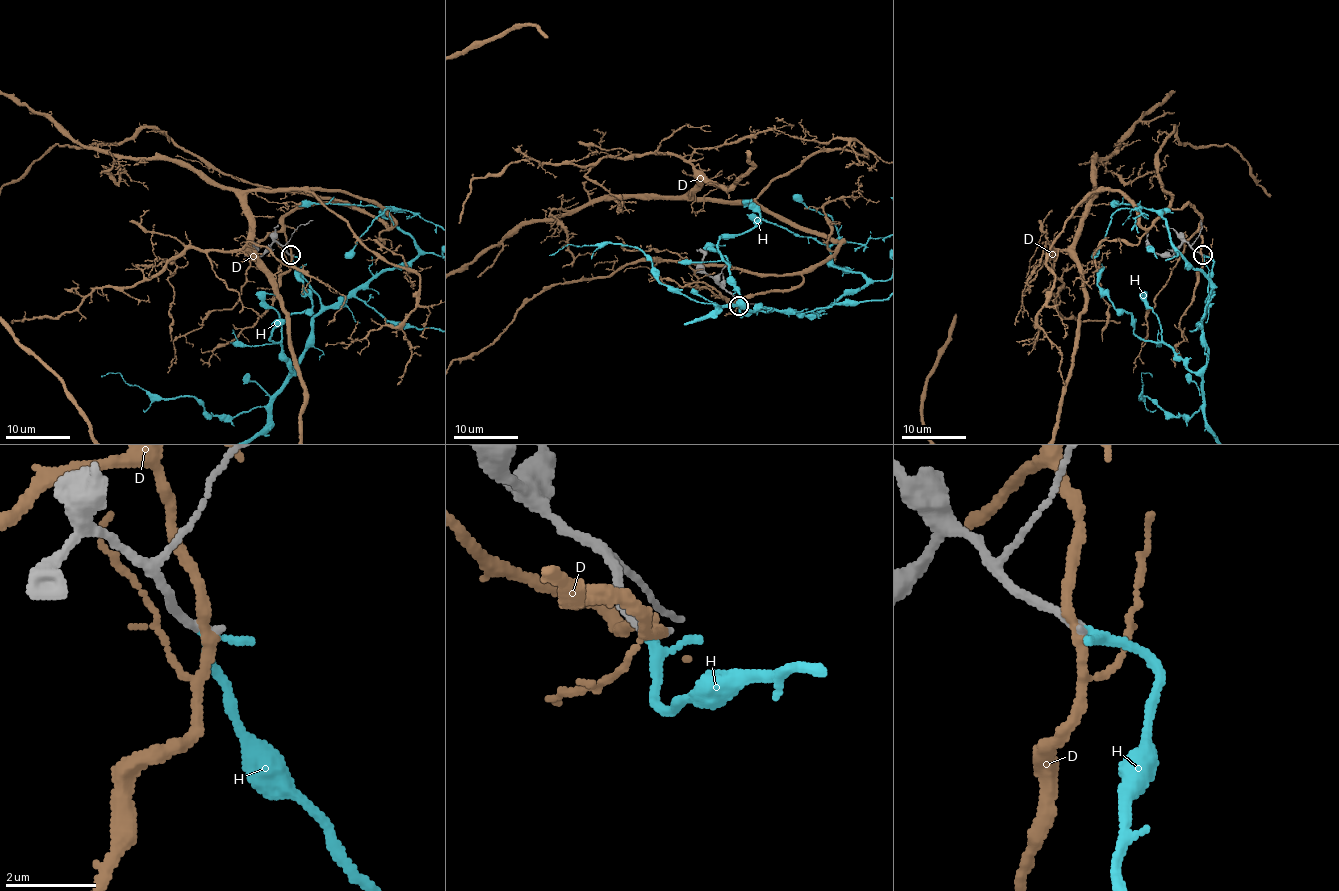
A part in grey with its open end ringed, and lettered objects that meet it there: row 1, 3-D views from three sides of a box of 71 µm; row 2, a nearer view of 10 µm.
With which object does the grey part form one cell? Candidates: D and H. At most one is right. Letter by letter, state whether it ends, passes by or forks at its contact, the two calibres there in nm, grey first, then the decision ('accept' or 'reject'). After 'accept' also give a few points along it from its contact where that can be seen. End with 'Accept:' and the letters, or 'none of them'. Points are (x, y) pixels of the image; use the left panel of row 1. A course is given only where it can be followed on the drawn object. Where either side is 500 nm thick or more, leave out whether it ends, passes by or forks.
D: it passes by; calibres 190 and 240 nm; reject
H: it passes by; calibres 190 and 180 nm; accept
Accept: H

